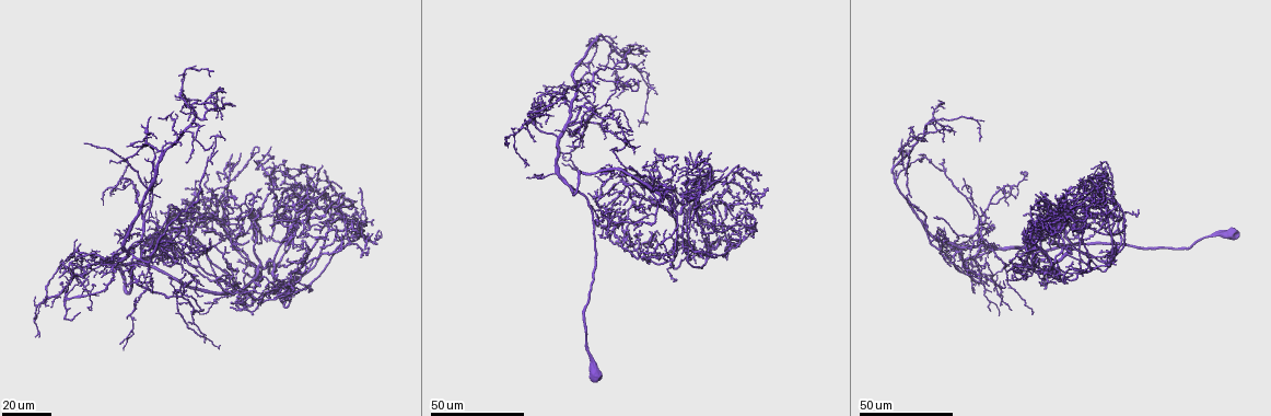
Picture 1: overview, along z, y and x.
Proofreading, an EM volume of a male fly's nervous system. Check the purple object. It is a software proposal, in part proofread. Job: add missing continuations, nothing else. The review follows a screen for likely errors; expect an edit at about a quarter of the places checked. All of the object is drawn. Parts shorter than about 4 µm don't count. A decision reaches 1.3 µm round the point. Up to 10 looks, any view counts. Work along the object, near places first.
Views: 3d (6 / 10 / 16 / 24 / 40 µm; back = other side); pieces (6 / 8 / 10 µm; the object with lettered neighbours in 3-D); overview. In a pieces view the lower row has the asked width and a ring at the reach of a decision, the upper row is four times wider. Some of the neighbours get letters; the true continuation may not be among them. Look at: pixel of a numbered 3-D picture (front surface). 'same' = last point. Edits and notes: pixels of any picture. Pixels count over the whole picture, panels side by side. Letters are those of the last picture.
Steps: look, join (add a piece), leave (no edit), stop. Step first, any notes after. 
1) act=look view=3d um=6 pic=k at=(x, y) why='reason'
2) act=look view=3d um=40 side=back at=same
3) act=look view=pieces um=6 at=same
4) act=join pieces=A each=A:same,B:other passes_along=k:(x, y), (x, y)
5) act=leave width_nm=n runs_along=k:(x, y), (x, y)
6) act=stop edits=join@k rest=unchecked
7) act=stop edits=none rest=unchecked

act=look view=3d um=40 pic=1 at=(186, 121) why='an open end'

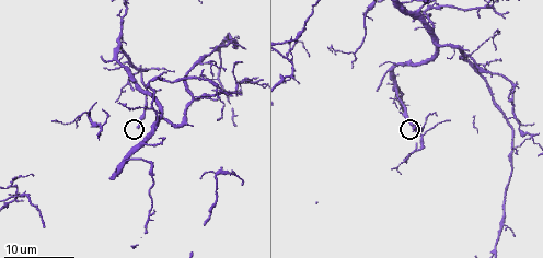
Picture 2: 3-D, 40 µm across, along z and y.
act=look view=pieces um=6 pic=2 at=(138, 127) why='see the neighbours'

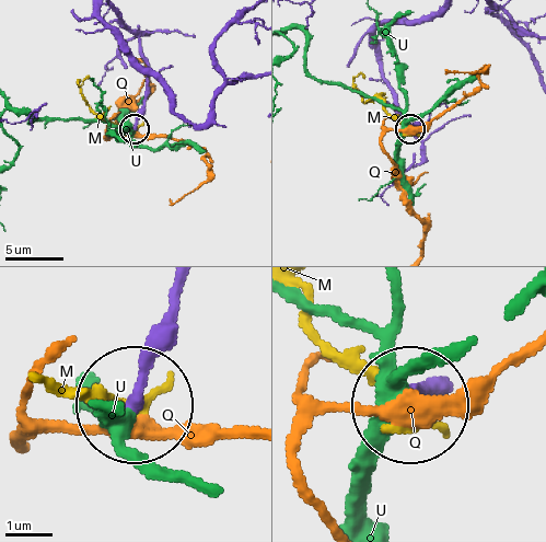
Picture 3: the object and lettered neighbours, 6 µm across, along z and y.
act=leave each=M:other,Q:other,U:other runs_along=3:(178, 293), (136, 395) found='none of them fits'

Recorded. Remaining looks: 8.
act=look view=3d um=40 pic=1 at=(599, 175) why='an open end'

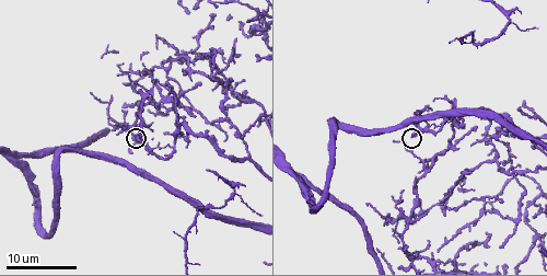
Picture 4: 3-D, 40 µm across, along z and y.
act=look view=pieces um=10 pic=4 at=(135, 134) why='see the neighbours'

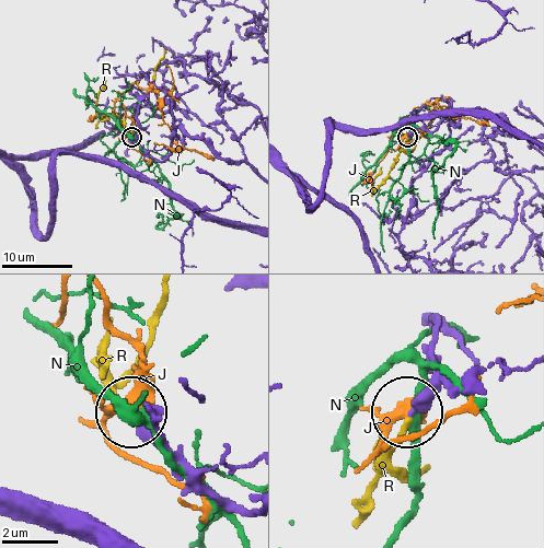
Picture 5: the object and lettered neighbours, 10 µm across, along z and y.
act=join pieces=R each=J:other,N:other,R:same found='it goes on there'

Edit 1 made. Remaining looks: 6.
act=look view=3d um=24 pic=1 at=(261, 156) why='tapers out'

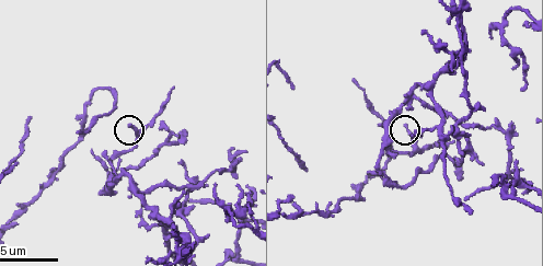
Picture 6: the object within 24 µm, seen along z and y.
act=look view=pieces um=6 pic=6 at=(128, 125)

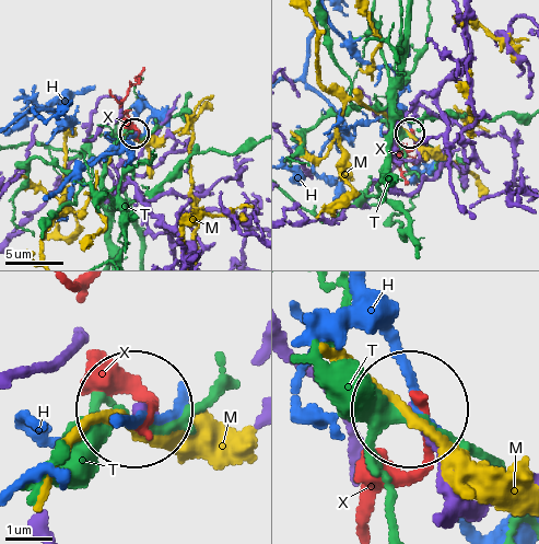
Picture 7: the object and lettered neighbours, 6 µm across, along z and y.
act=leave each=H:other,M:other,T:other,X:other found='no lettered piece goes on from it'

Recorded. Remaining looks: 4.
act=look view=pieces um=8 pic=6 at=(185, 132) why='end of a long branch'

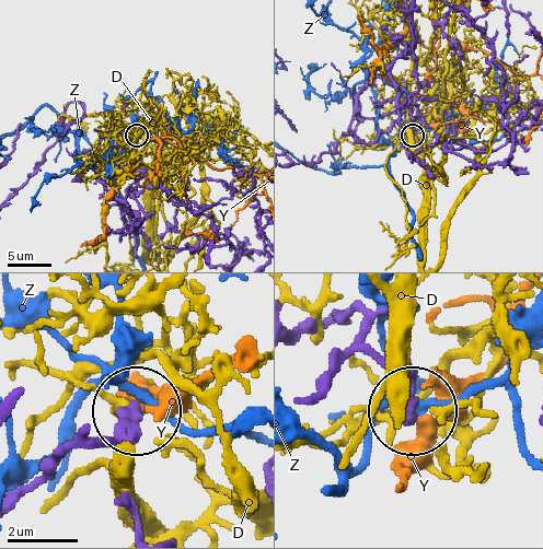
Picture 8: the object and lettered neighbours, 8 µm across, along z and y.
act=leave each=D:other,Y:other,Z:other runs_along=8:(20, 495), (133, 416) found='none of them fits'

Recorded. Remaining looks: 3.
act=look view=3d um=16 pic=4 at=(487, 134) why='branch stops here'

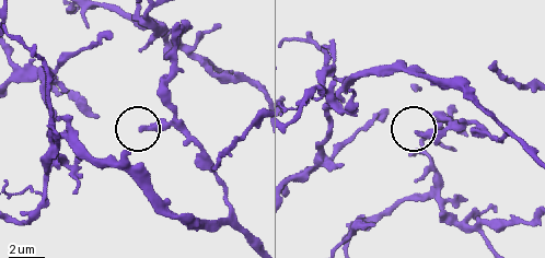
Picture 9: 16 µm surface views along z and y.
act=look view=pieces um=8 pic=9 at=(416, 134)

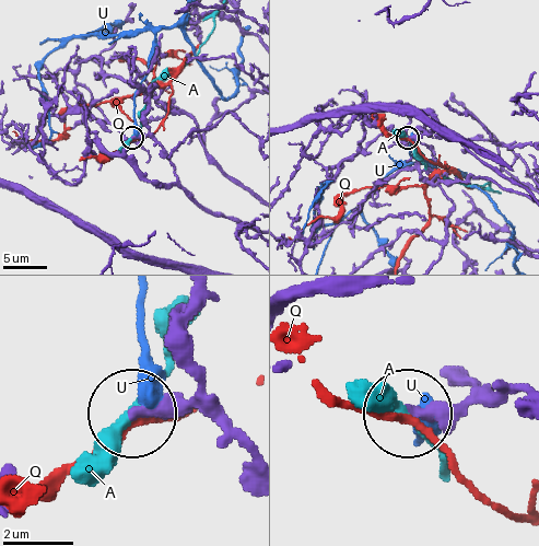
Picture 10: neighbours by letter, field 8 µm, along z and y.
act=leave width_nm=270 each=A:other,Q:other,U:other found='none of them fits'

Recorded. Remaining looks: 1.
act=stop edits=join@5 rest=unchecked

